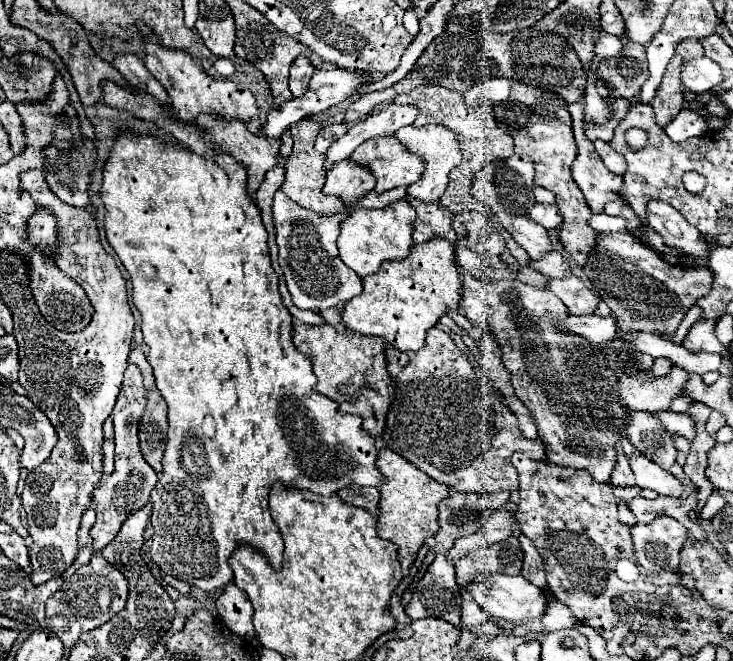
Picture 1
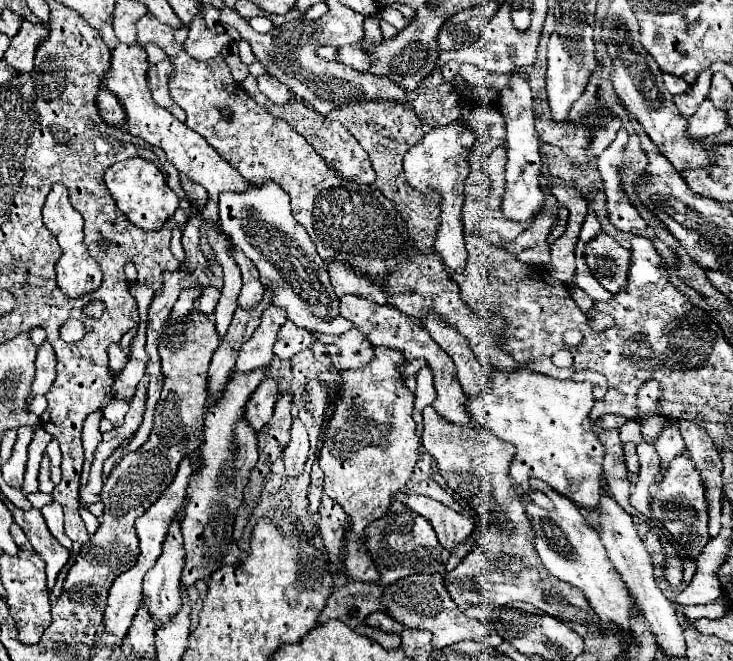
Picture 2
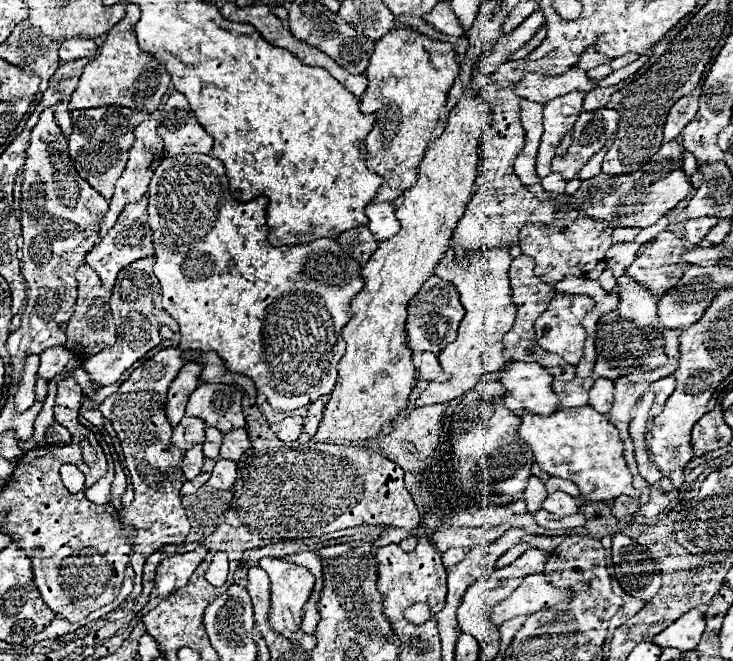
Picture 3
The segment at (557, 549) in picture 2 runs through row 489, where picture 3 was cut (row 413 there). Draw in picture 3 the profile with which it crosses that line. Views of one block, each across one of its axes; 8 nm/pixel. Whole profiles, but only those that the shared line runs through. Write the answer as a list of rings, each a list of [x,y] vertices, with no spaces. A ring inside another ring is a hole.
[[[510,360],[502,370],[496,372],[496,376],[508,390],[504,396],[504,406],[508,410],[528,410],[530,414],[552,414],[560,408],[558,398],[552,390],[552,376],[548,374],[548,370],[544,370],[544,366],[536,362]]]

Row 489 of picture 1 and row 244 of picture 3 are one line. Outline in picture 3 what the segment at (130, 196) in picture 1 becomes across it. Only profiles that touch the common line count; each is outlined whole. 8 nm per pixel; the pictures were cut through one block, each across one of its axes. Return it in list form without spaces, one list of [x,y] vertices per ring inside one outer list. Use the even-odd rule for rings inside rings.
[[[182,154],[180,158],[164,158],[162,164],[154,170],[154,176],[150,180],[150,190],[148,190],[148,224],[152,226],[152,242],[156,250],[156,266],[154,274],[162,286],[162,304],[164,310],[178,322],[180,326],[180,348],[182,350],[198,350],[198,352],[216,352],[226,366],[232,372],[246,374],[248,378],[254,380],[258,394],[264,394],[266,400],[282,410],[296,410],[302,408],[316,398],[330,394],[336,376],[338,376],[338,362],[344,354],[344,340],[342,340],[342,326],[350,320],[350,302],[352,298],[364,288],[364,278],[360,276],[362,266],[358,264],[356,258],[352,258],[348,252],[342,250],[342,246],[334,238],[318,238],[310,244],[296,244],[296,246],[280,246],[274,248],[268,242],[268,226],[266,226],[266,208],[268,208],[268,198],[260,196],[250,202],[238,202],[230,196],[228,192],[228,178],[224,174],[224,164],[218,158],[206,156],[206,154]]]

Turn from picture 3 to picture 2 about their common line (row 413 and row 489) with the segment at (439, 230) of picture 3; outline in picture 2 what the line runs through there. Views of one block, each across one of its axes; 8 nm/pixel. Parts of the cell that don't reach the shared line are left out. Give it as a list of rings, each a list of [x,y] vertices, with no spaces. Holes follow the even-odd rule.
[[[376,348],[374,360],[366,368],[342,370],[342,386],[336,390],[338,400],[330,424],[324,430],[322,448],[320,448],[320,468],[324,472],[324,492],[336,500],[344,512],[352,518],[352,532],[360,534],[372,520],[382,518],[392,504],[394,492],[406,486],[412,478],[414,466],[420,460],[420,438],[416,434],[416,422],[413,420],[414,394],[404,386],[404,378],[398,372],[398,364],[404,362],[404,356],[396,350]]]

